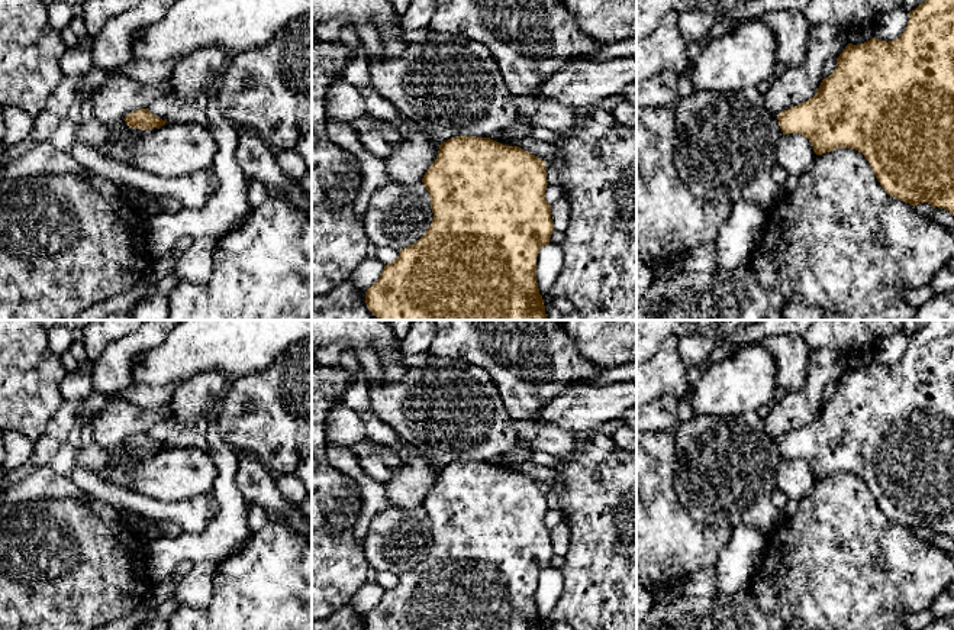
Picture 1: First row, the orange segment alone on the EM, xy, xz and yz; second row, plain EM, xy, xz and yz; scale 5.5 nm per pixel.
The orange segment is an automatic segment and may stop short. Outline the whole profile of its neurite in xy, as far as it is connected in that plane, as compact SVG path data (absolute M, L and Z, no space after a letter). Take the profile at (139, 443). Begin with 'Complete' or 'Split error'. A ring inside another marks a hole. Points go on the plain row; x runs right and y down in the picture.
Complete. M141 433L129 437L125 443L129 452L151 455L154 452L159 453L167 446L152 439L148 433Z

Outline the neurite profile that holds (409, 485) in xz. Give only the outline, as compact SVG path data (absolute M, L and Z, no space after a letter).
M420 455L393 474L389 482L383 484L387 495L387 505L394 508L410 508L422 505L425 497L436 484L439 468L432 466Z

